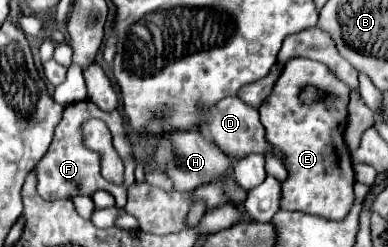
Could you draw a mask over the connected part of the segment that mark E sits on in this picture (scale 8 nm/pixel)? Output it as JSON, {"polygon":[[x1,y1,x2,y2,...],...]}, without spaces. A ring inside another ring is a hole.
{"polygon":[[290,59,284,65,282,75,278,77,278,81,274,83,272,93,264,99,264,103,260,105,260,121,266,129,266,141,282,153,282,163,288,171,288,177,280,183,282,191,280,191,280,209,286,211,302,211,306,215,316,215,322,219,330,219,330,221,342,221,352,205,354,205,354,193,352,193,352,185,354,185,354,169,352,169,352,159,350,159,350,151,346,149,344,143,344,129,346,129,346,117,348,117,348,101,350,101,350,89,338,81,330,69,318,61,312,59],[306,87,314,87,322,93,322,97,314,103,304,103,300,99,300,93]]}

